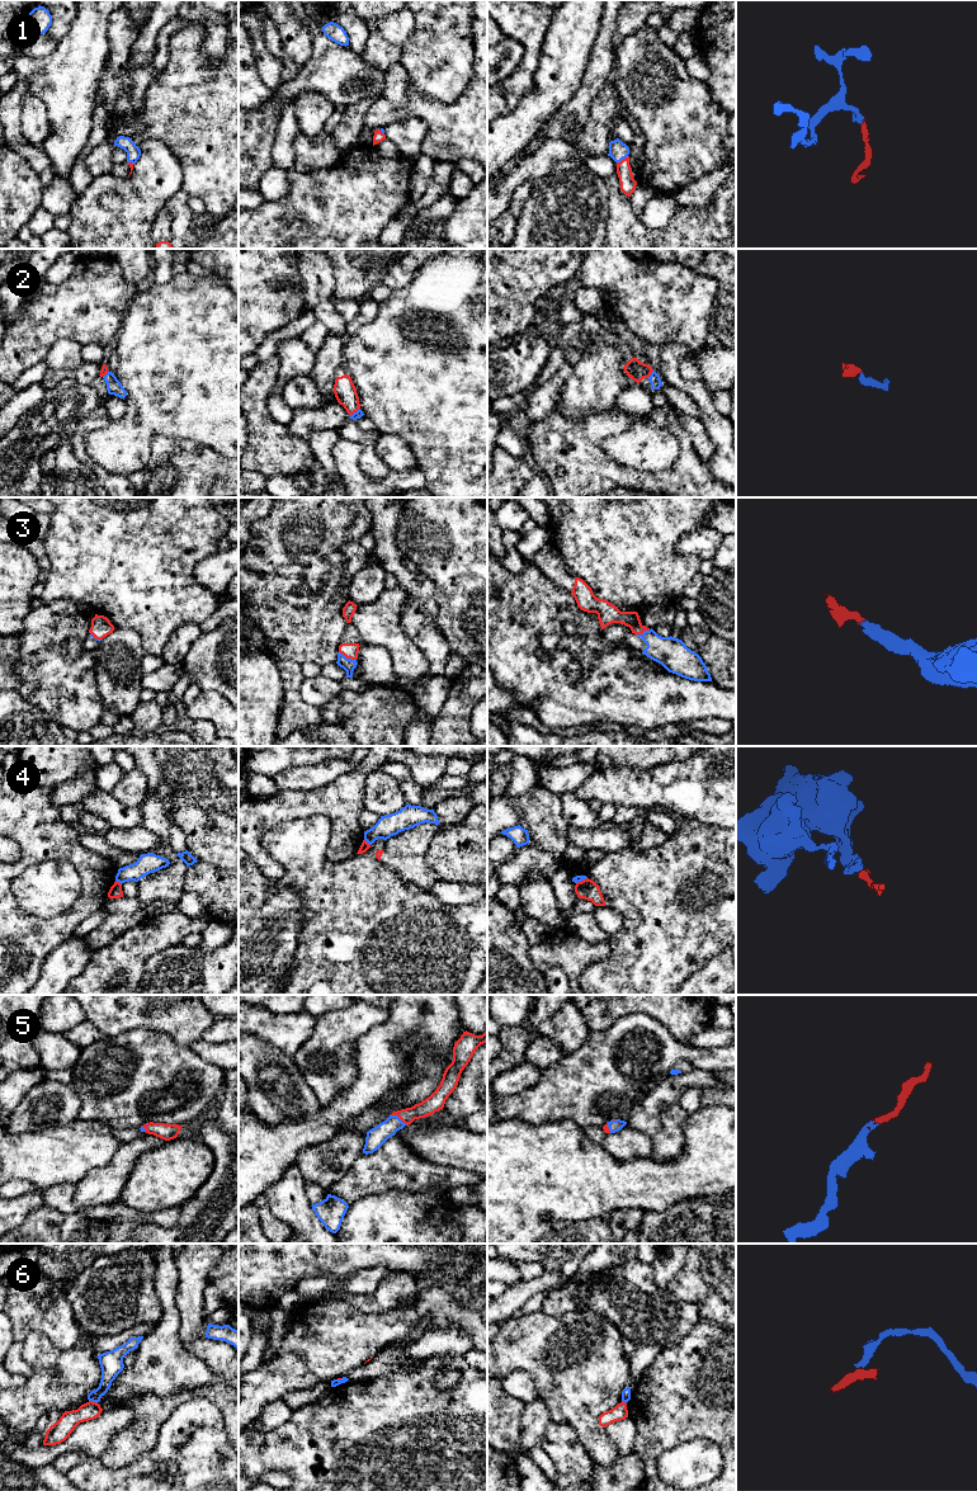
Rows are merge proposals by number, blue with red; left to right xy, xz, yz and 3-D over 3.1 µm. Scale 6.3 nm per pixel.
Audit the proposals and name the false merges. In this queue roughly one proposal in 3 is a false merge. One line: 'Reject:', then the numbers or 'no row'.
Reject: 4, 6

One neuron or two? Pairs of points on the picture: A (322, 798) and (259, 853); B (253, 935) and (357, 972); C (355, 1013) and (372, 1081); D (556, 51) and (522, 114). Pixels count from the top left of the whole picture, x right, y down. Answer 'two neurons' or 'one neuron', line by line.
A: one neuron
B: two neurons
C: two neurons
D: one neuron

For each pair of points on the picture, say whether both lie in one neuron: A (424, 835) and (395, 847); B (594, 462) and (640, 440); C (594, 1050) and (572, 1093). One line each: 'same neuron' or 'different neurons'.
A: same neuron
B: different neurons
C: same neuron

